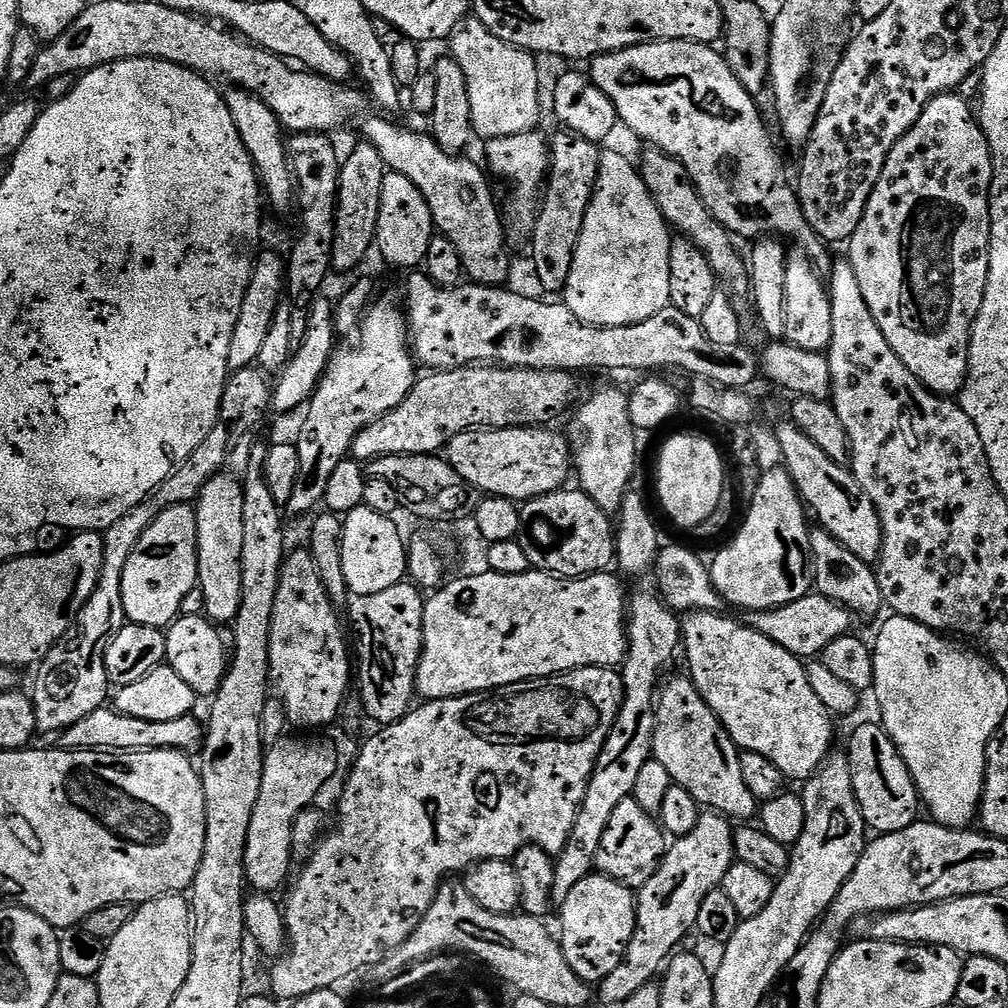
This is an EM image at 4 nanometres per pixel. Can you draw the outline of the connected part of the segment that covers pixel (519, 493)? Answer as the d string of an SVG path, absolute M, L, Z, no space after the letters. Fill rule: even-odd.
M548 426L526 428L477 428L458 434L446 449L448 465L468 484L469 489L489 496L527 502L535 496L561 491L568 468L573 467L567 435L559 436ZM569 444L569 448L568 448Z

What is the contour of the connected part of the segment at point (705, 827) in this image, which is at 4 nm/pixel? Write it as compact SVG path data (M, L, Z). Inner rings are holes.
M704 810L698 818L698 826L694 826L690 834L673 839L667 845L664 860L654 878L638 890L636 929L618 970L614 970L610 978L600 981L598 1000L619 1006L630 998L630 994L642 990L642 986L653 983L661 975L670 957L683 945L680 943L684 935L695 929L702 898L719 889L722 878L726 878L726 870L730 870L736 860L733 835L733 821L718 812Z

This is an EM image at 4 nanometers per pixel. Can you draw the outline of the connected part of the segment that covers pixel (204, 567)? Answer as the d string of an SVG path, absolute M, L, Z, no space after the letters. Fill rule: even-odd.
M217 474L195 501L198 586L204 595L207 619L220 626L231 625L238 614L242 590L242 494L241 481L231 474Z

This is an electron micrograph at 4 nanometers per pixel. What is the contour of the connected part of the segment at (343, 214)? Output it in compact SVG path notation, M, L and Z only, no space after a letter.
M357 142L340 165L340 185L336 191L336 225L332 243L332 266L338 273L352 272L373 251L378 230L378 210L382 206L385 166L374 146Z

